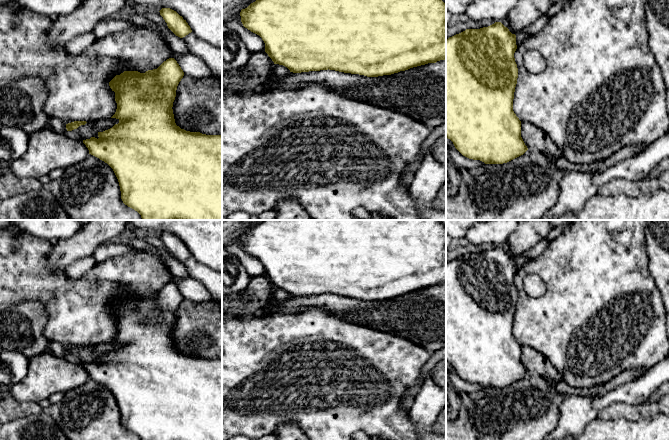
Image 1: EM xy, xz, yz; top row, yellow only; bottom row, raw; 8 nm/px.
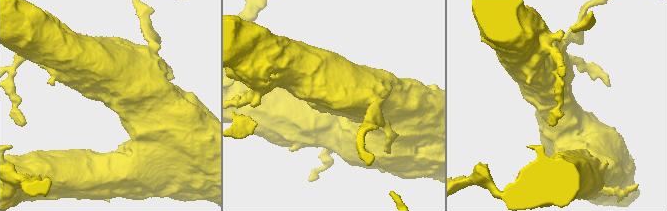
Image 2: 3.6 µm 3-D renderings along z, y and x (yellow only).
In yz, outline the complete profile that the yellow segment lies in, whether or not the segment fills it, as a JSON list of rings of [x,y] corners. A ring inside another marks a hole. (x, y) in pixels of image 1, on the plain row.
[[[501,246],[446,263],[446,361],[469,383],[503,388],[528,374],[521,361],[521,345],[513,335],[516,273],[516,259]]]

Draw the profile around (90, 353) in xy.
[[[109,342],[100,345],[87,346],[85,349],[79,350],[72,355],[65,354],[65,358],[73,362],[77,362],[80,365],[90,363],[91,361],[99,362],[98,357],[112,352],[115,348],[119,347],[119,343]]]

